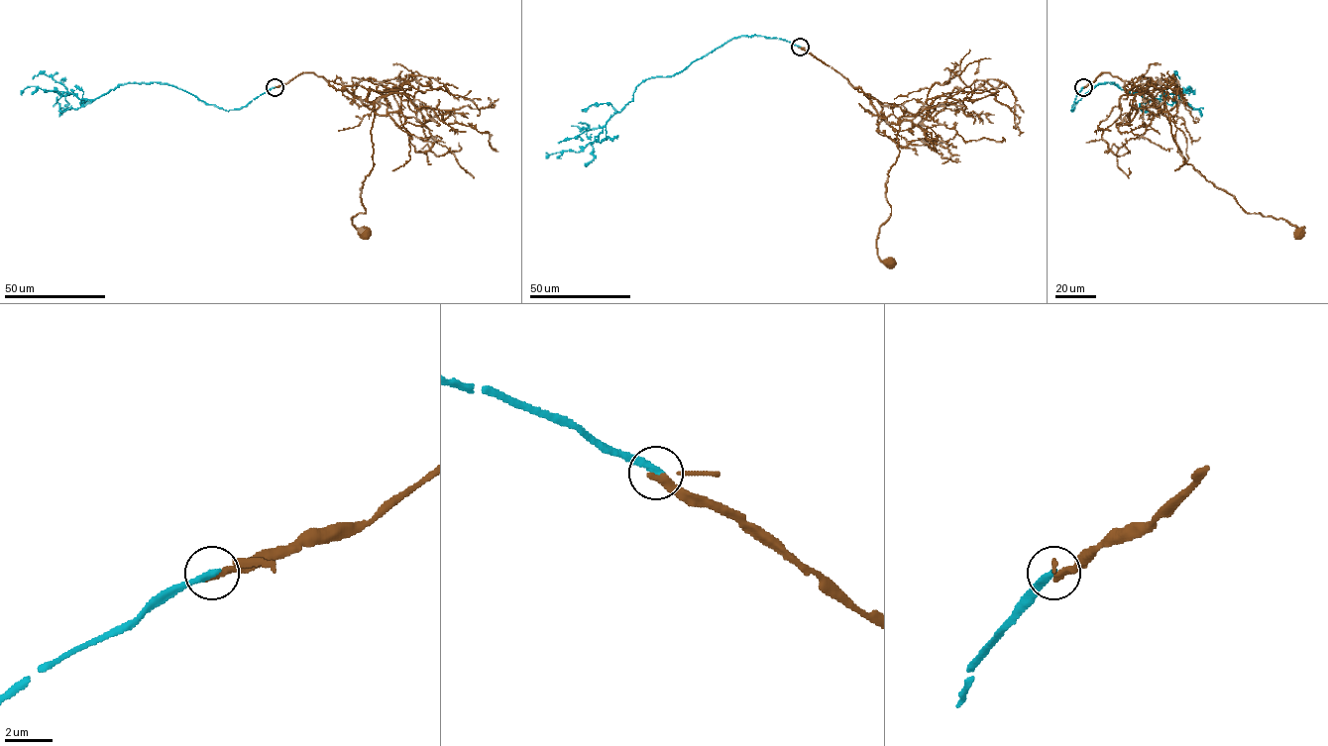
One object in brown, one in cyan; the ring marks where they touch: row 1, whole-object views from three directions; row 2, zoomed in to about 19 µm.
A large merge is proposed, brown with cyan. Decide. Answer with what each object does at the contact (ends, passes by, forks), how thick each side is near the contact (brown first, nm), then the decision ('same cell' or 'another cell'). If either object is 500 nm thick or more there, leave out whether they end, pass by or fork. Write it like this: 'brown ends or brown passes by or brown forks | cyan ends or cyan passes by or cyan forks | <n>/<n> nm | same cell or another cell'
brown passes by | cyan ends | 240/280 nm | another cell

